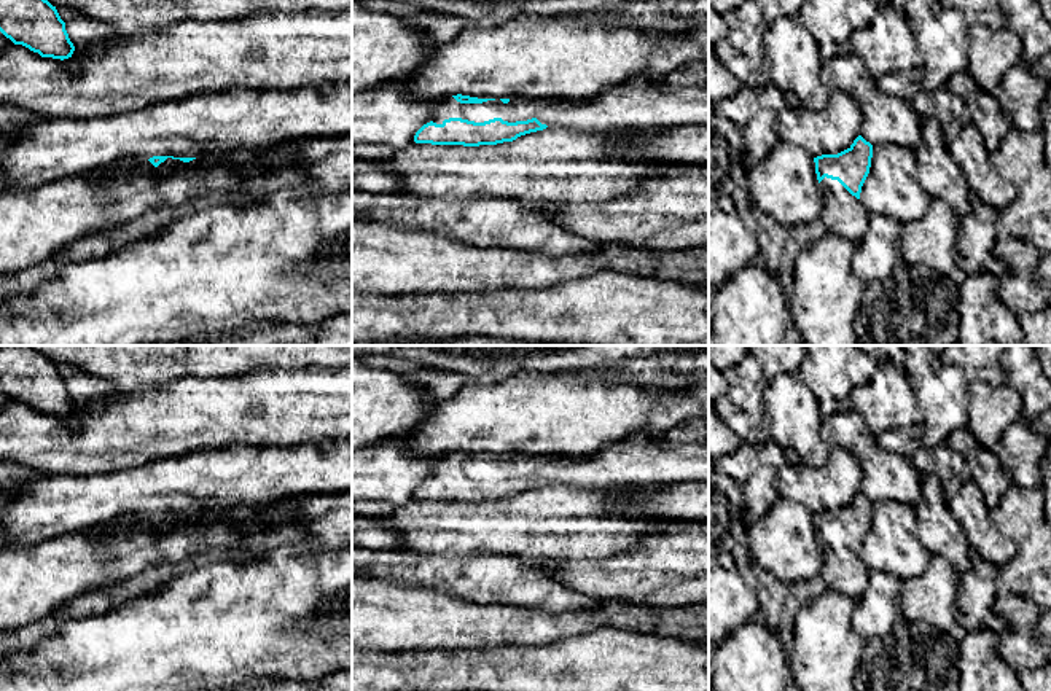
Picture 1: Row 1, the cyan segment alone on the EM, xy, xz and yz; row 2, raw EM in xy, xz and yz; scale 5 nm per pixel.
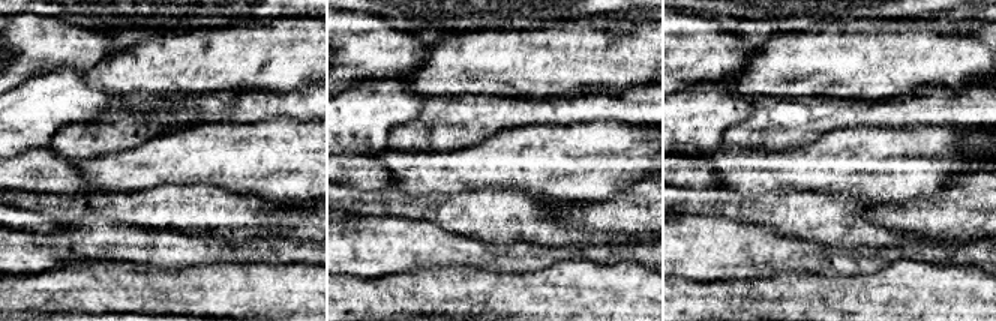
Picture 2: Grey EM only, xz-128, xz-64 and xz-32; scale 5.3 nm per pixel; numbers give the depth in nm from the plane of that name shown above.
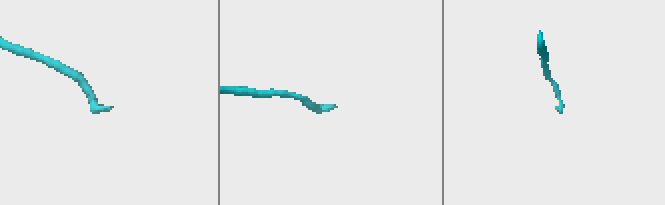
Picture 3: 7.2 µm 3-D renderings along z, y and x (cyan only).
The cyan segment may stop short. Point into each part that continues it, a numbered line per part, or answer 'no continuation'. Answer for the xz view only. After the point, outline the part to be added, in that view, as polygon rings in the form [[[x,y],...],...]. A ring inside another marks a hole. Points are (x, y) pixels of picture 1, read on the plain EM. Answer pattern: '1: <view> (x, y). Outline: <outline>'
1: xz (639, 462). Outline: [[[623,441],[604,451],[581,455],[527,455],[511,454],[508,460],[500,455],[483,460],[460,460],[454,454],[438,457],[433,479],[462,474],[484,479],[502,474],[508,479],[537,474],[548,484],[562,484],[581,489],[619,489],[627,486],[654,487],[658,484],[705,484],[709,482],[709,444],[682,444],[677,447],[656,447],[648,441]]]

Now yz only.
1: yz (843, 570). Outline: [[[838,537],[820,538],[820,575],[828,589],[857,600],[868,586],[869,572],[860,556],[852,552]]]

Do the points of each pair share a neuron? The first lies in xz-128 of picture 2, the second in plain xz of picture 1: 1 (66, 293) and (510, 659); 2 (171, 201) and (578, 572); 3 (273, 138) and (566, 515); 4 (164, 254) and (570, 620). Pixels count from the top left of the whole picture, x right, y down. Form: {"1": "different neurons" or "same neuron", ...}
{"1": "same neuron", "2": "different neurons", "3": "same neuron", "4": "same neuron"}

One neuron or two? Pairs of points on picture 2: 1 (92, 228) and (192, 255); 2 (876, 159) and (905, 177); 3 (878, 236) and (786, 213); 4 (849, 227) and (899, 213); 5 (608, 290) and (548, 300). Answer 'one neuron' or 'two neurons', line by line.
1: one neuron
2: one neuron
3: one neuron
4: two neurons
5: one neuron

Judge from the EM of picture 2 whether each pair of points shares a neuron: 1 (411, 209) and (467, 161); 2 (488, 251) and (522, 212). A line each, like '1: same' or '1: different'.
1: different
2: different

